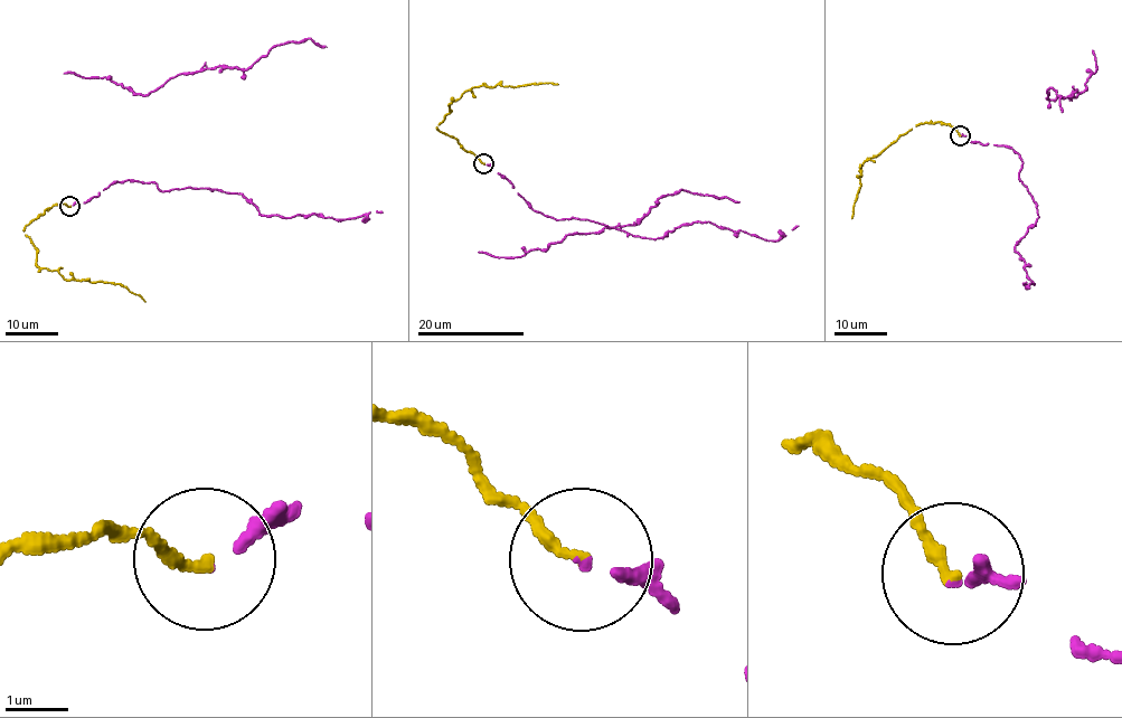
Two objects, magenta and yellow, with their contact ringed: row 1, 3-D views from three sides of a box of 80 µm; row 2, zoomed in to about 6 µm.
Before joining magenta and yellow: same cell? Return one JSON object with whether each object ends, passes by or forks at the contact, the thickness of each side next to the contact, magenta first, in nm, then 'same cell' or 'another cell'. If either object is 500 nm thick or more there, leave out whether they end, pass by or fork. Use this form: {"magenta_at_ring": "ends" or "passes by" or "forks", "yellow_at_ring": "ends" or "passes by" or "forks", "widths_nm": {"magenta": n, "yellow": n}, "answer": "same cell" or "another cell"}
{"magenta_at_ring": "ends", "yellow_at_ring": "ends", "widths_nm": {"magenta": 120, "yellow": 180}, "answer": "same cell"}

